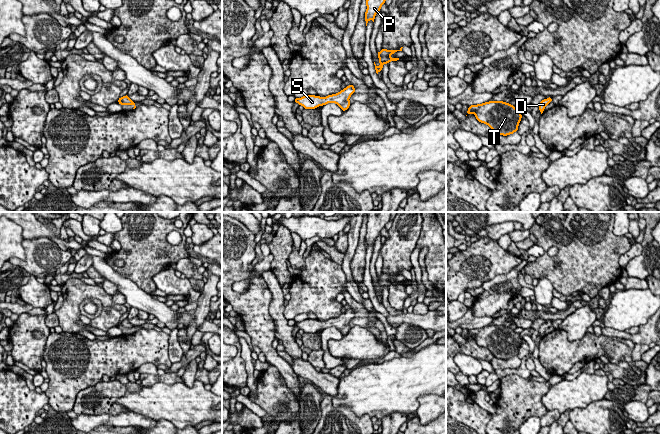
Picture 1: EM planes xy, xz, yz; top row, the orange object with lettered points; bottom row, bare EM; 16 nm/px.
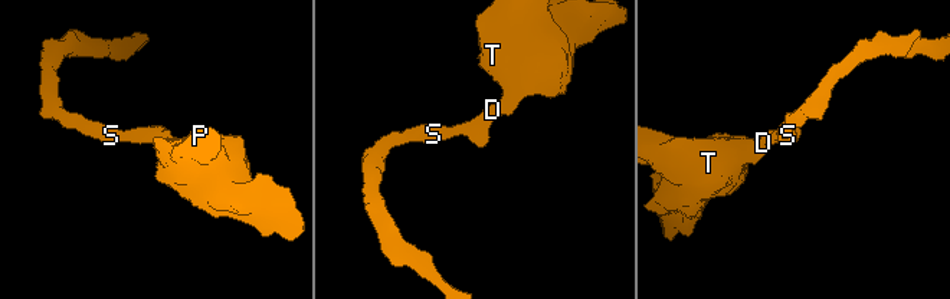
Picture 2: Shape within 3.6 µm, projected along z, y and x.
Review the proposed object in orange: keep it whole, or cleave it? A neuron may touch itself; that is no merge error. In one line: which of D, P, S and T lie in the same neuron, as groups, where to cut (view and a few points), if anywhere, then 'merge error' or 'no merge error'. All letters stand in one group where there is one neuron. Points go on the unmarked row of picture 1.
D P S T; no cut; no merge error

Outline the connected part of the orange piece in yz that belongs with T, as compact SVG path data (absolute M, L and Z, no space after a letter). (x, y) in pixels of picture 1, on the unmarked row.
M489 325L471 329L467 339L474 338L480 346L488 349L495 358L507 360L517 356L523 339L510 327L503 325Z

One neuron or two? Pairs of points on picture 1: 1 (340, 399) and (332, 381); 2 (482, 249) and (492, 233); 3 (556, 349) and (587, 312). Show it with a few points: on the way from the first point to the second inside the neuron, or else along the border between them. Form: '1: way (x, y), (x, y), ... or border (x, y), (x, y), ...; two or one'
1: border (339, 380), (337, 393), (332, 397); two
2: border (487, 235), (497, 241); two
3: border (559, 328), (569, 340), (579, 340), (586, 333); two

